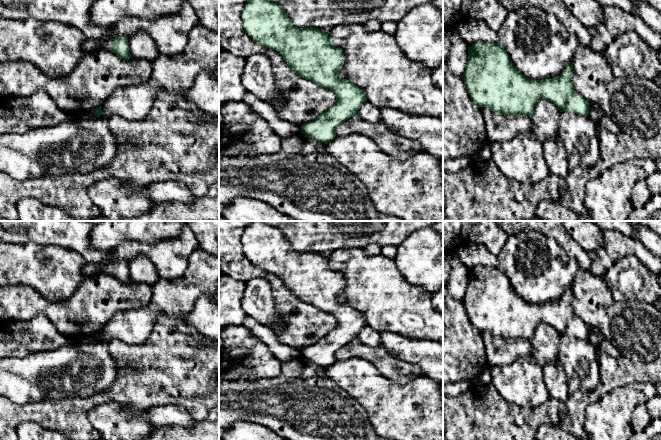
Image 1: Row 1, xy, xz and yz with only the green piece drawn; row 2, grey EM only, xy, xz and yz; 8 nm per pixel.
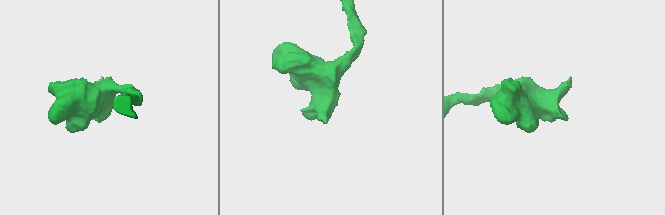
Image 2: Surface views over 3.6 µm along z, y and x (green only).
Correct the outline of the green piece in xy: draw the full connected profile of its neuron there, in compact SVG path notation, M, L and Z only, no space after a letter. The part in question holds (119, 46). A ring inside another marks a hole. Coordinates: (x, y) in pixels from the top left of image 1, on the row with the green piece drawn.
M112 36L105 40L101 44L100 48L108 49L109 51L116 54L124 60L129 60L131 58L127 36Z

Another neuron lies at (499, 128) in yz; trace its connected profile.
M479 107L489 142L512 139L516 134L533 131L531 117L525 115L499 115L487 107Z

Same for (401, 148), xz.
M357 115L348 118L335 130L335 138L352 133L362 134L370 138L384 153L399 161L405 161L412 155L424 152L421 144L393 133L381 121L367 122Z

